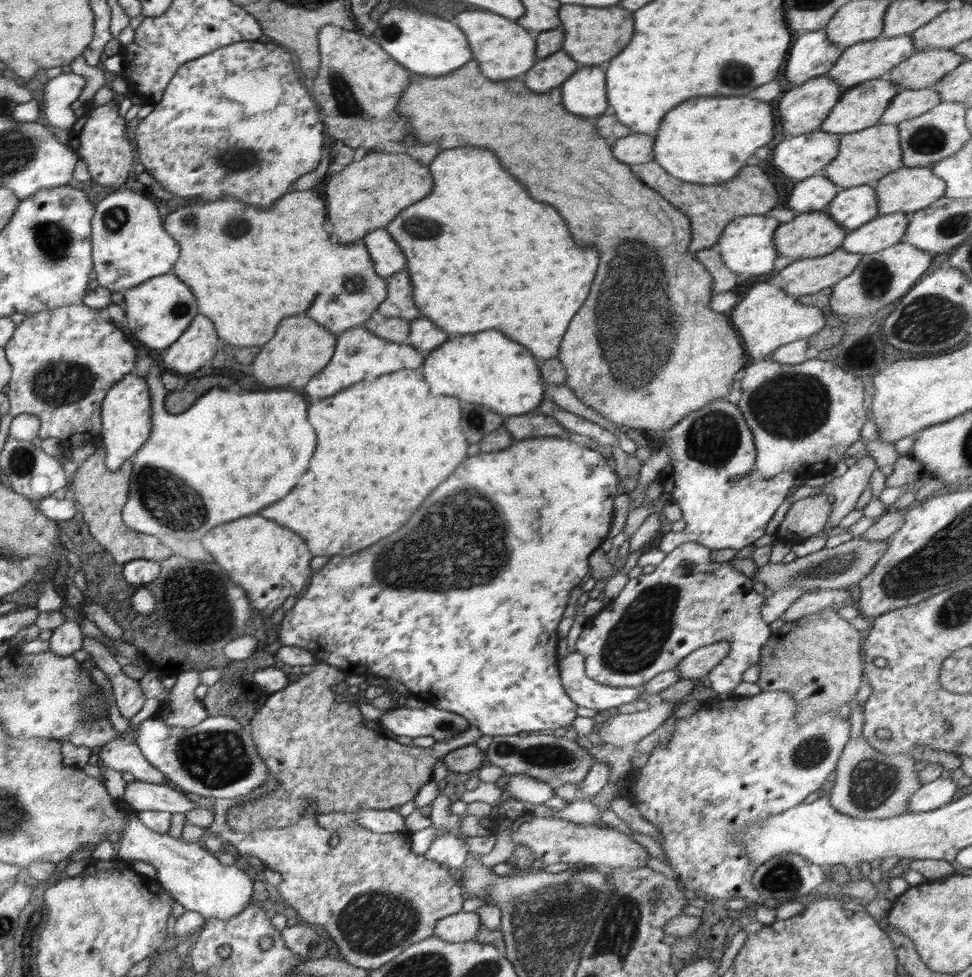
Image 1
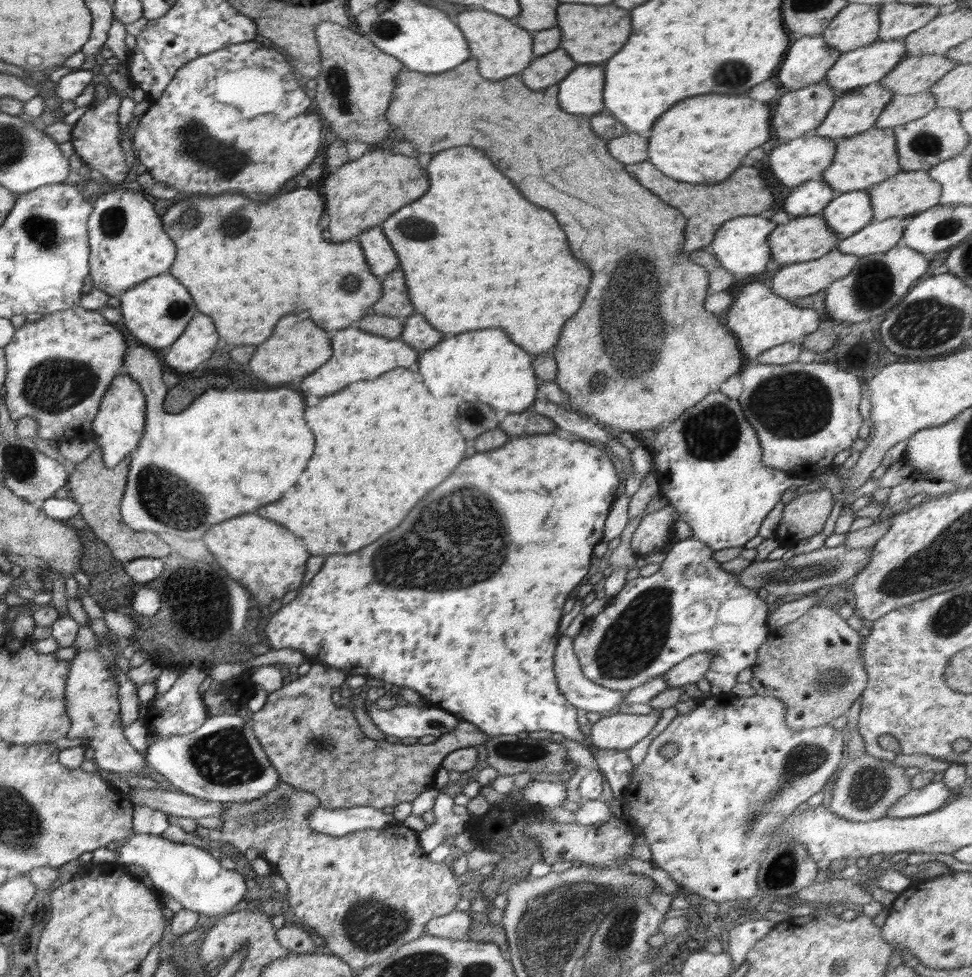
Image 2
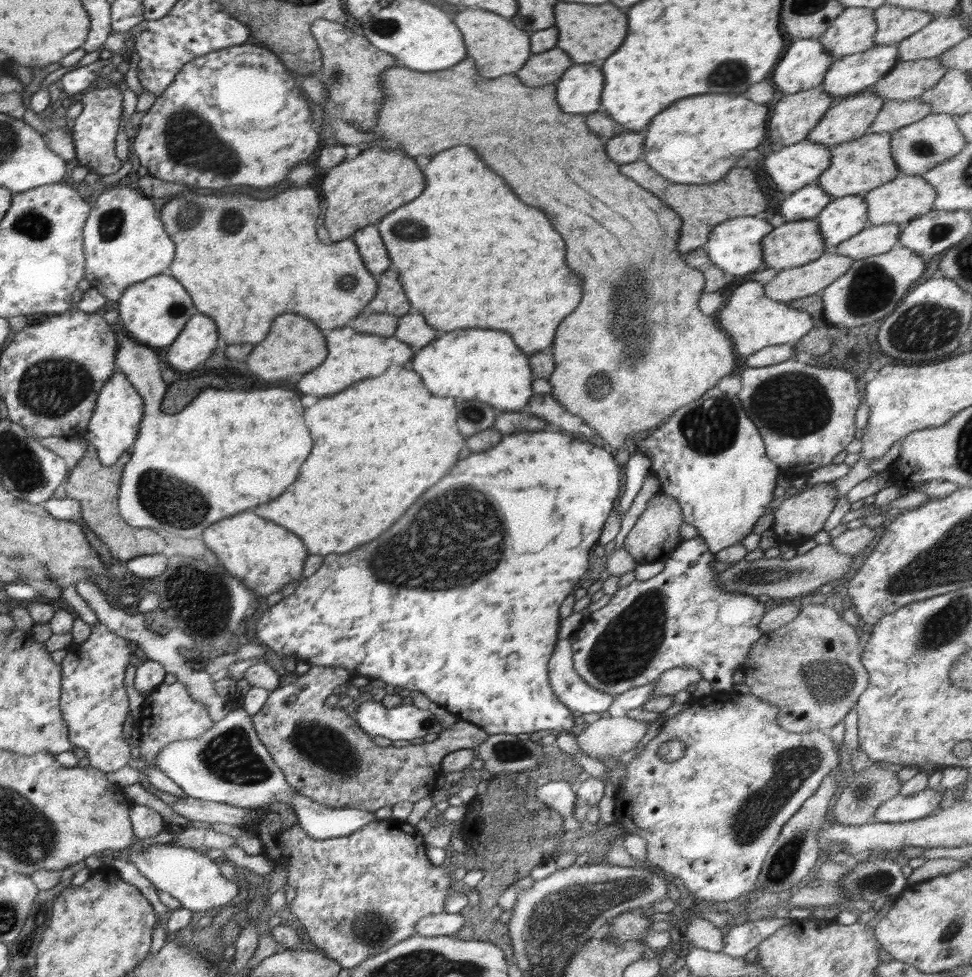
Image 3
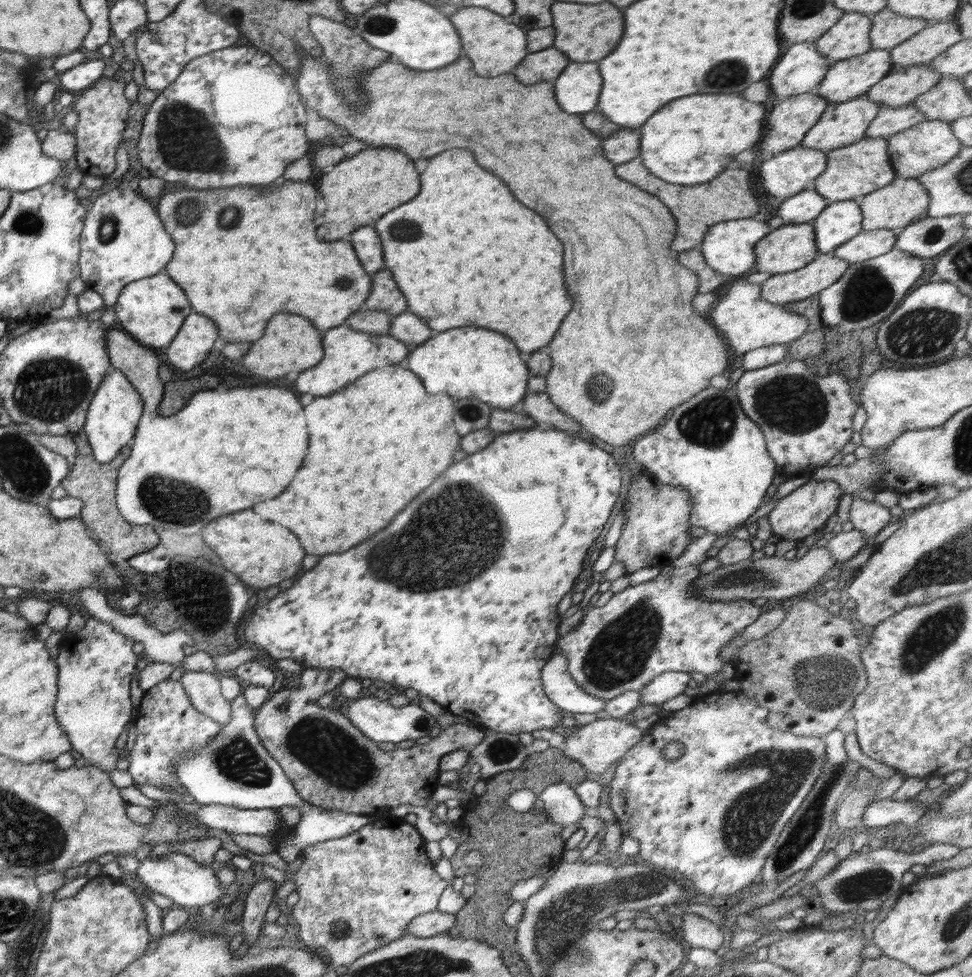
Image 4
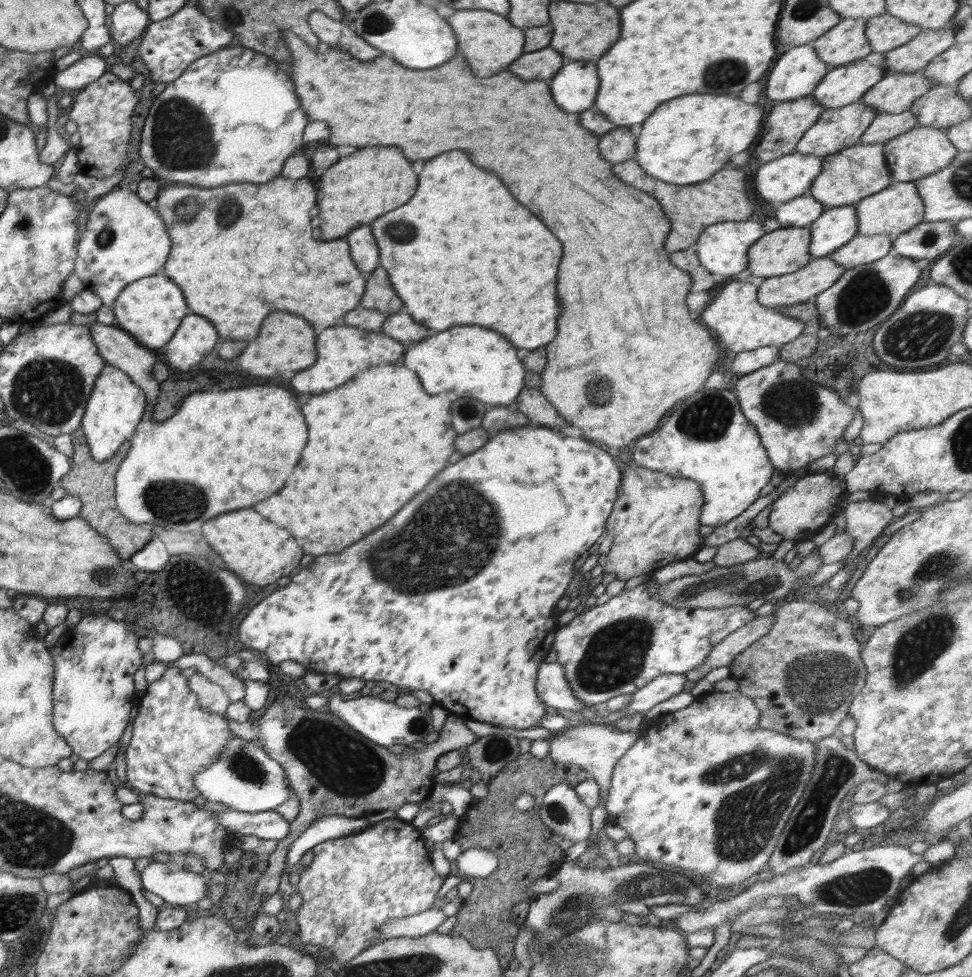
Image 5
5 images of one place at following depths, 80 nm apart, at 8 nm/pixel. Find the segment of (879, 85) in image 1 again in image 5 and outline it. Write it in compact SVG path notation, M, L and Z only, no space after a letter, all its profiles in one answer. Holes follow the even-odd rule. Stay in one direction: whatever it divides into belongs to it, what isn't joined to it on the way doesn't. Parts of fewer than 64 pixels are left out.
M861 101L842 108L824 109L820 113L819 119L804 132L795 151L823 157L850 148L859 142L862 133L870 126L877 114L875 108L870 108Z

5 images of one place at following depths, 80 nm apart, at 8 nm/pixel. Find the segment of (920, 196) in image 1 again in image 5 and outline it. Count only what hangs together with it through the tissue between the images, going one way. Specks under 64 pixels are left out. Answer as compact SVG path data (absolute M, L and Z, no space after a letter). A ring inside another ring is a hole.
M913 182L891 184L884 190L859 200L854 207L858 217L857 234L862 236L887 234L894 240L923 221L923 198L919 196L919 192Z

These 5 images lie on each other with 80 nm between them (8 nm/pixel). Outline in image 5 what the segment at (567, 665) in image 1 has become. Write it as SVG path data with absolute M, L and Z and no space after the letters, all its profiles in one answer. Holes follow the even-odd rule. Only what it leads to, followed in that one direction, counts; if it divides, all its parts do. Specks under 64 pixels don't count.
M558 661L540 663L535 687L539 699L547 706L573 711L581 711L584 708L587 714L593 709L592 704L583 704L573 695L565 677L564 667Z

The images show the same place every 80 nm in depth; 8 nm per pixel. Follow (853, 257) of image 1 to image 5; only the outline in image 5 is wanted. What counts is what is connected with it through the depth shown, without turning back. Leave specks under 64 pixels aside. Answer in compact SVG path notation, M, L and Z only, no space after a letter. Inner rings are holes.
M829 255L813 258L796 272L765 278L757 288L757 301L768 308L802 303L830 288L844 271Z

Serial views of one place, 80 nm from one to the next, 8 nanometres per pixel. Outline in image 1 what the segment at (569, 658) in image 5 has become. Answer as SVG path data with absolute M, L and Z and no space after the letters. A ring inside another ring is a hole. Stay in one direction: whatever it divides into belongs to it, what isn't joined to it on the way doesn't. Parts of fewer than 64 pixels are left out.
M697 542L680 544L656 565L653 572L629 578L617 598L605 605L600 613L586 620L574 648L584 656L585 673L592 680L613 687L641 686L661 672L676 668L691 652L727 640L730 650L705 678L709 679L712 690L718 695L732 695L734 688L743 681L744 672L757 664L761 648L772 636L772 631L761 617L761 606L766 598L754 591L751 578L734 569L730 561L713 561L712 551Z

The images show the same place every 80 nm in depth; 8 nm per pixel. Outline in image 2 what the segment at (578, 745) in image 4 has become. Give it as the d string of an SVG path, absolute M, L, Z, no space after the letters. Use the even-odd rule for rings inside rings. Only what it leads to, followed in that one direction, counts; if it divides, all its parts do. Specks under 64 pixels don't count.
M662 710L650 714L607 713L592 725L589 741L598 748L628 751L657 725Z

